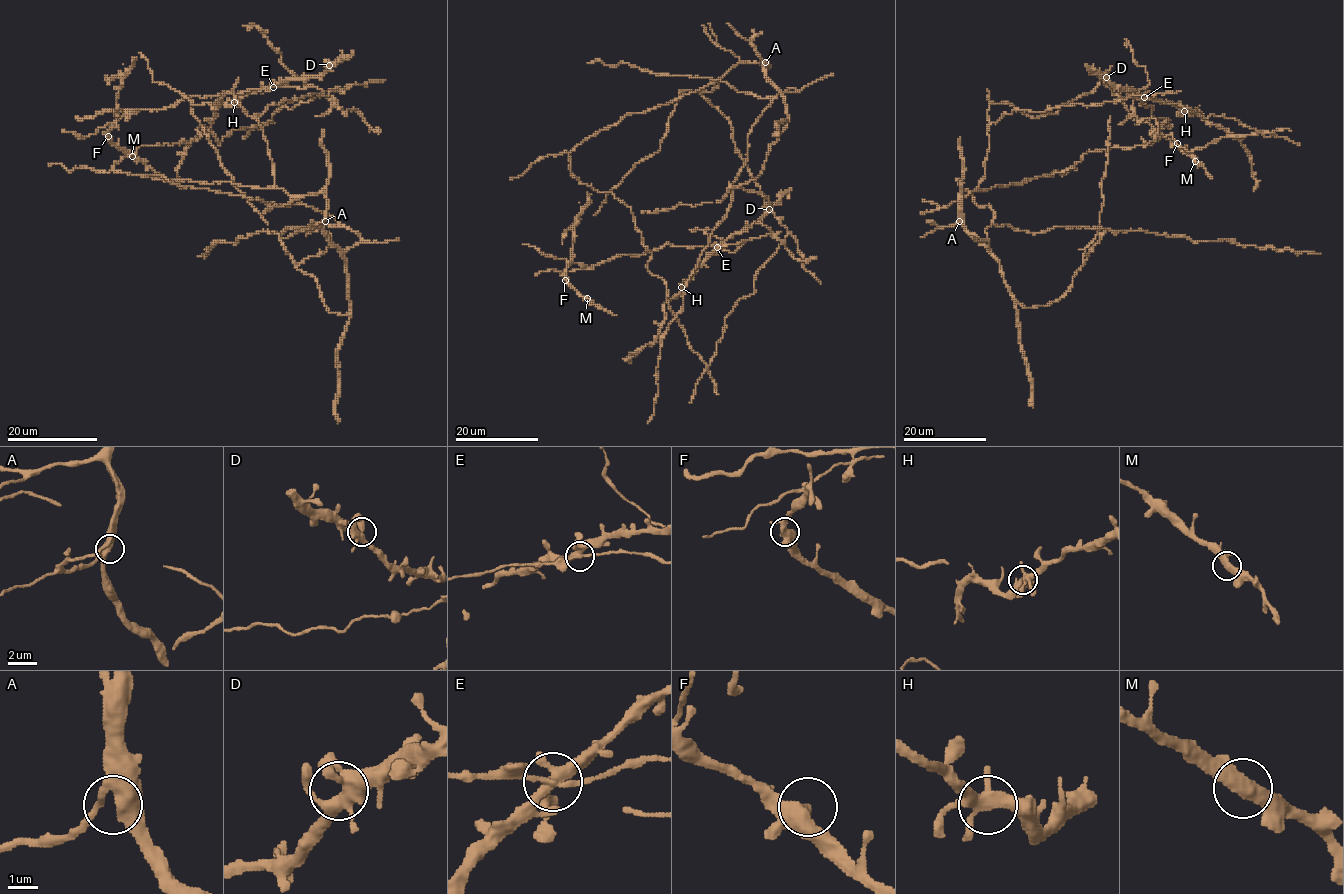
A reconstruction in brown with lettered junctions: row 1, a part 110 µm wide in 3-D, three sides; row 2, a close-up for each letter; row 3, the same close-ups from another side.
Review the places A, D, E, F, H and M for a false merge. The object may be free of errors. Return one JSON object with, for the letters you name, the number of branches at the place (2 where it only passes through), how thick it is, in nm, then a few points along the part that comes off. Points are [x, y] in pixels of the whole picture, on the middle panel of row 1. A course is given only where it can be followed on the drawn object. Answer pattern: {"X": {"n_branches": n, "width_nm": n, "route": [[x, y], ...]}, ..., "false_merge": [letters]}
{"E": {"n_branches": 6, "width_nm": 360, "route": [[717, 247], [667, 244], [643, 254], [615, 257], [586, 268], [523, 245]]}, "false_merge": ["E"]}

